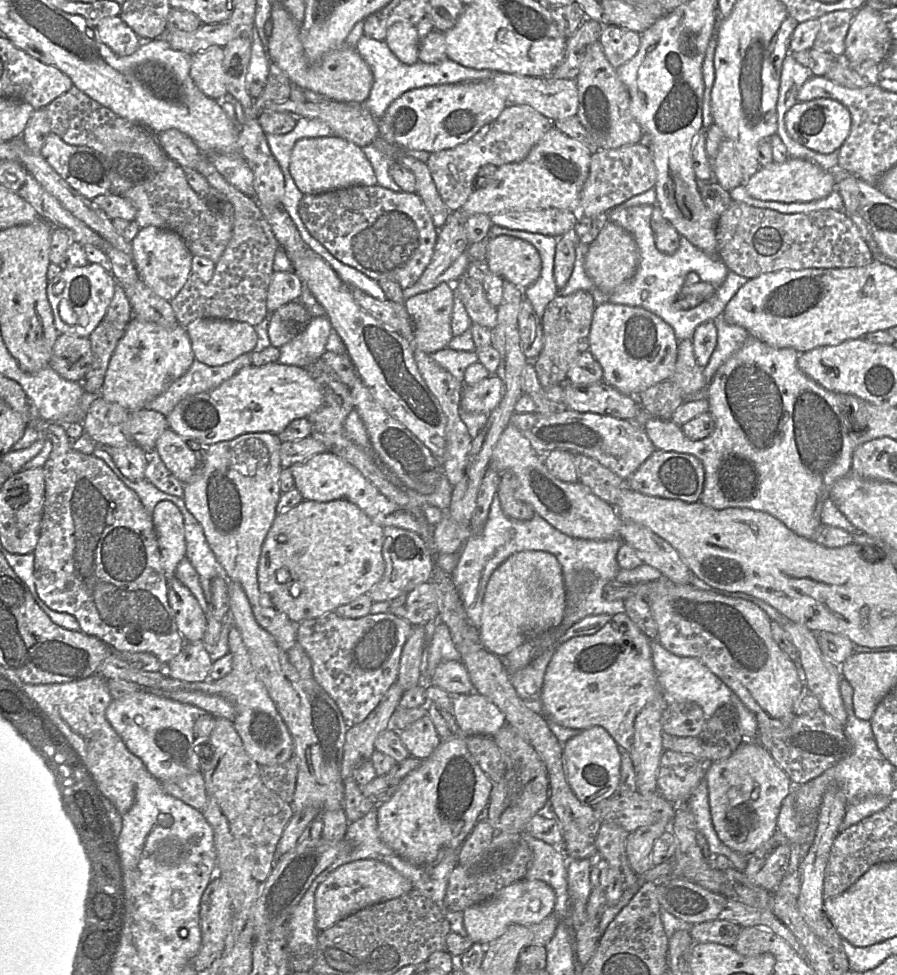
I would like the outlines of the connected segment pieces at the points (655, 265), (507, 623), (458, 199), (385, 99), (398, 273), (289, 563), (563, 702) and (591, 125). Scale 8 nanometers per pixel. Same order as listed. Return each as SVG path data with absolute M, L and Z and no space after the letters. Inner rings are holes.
M640 205L628 208L616 206L607 212L608 222L612 222L626 230L633 237L637 245L639 255L638 266L631 279L610 293L597 288L586 274L584 266L589 245L575 239L576 257L574 269L567 284L558 290L557 295L567 296L571 288L575 287L575 284L578 282L577 287L582 287L584 291L590 292L593 298L602 304L613 303L641 307L659 316L673 328L678 341L692 339L695 329L700 324L712 320L717 330L717 344L708 364L703 368L703 375L706 384L708 384L717 369L744 344L749 336L746 329L727 323L722 315L728 301L748 279L729 271L718 255L707 255L691 244L684 236L680 236L679 247L674 254L666 255L661 253L655 245L655 234L650 224L653 208L654 206L652 205ZM690 272L697 273L700 281L708 282L717 287L717 289L711 297L705 299L696 307L688 310L678 310L674 308L673 304L681 289L685 286L686 276Z
M543 551L512 554L494 570L487 583L478 628L480 643L503 657L527 640L560 626L565 611L564 574L557 558Z
M507 106L496 120L482 128L465 143L451 149L432 153L428 158L426 165L447 209L450 212L454 212L458 211L464 205L474 190L473 182L482 166L491 164L498 167L504 164L517 163L524 160L531 149L552 127L553 124L547 117L540 114L530 106Z
M364 35L358 40L356 50L368 64L373 74L373 85L363 105L376 119L380 119L389 105L407 91L427 86L481 81L490 79L499 73L487 69L468 68L449 59L439 64L429 64L418 60L413 65L407 65L391 52L385 41L377 41Z
M379 185L352 186L304 195L299 203L298 213L310 235L340 262L362 272L377 283L396 282L403 290L417 283L431 262L439 232L416 193L397 193Z
M303 500L289 510L277 513L263 542L258 564L259 590L272 605L299 625L302 621L334 612L369 590L383 577L383 528L347 500L318 502Z
M619 613L612 616L594 635L572 638L555 651L544 676L541 694L543 715L547 720L570 729L603 727L618 746L631 753L635 719L659 689L652 660L651 640L626 613Z
M600 41L592 43L576 76L578 111L576 117L591 134L600 150L638 144L643 131L630 112L630 96L616 69L606 59Z

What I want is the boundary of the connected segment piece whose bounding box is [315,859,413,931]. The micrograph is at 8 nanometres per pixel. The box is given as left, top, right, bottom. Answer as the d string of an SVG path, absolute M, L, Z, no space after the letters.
M361 859L343 864L331 872L316 889L316 927L323 931L354 912L400 897L412 889L410 880L381 861Z

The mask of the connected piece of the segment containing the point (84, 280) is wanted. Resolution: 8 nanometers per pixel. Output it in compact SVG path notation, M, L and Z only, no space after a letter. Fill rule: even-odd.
M89 263L83 267L68 267L54 279L48 281L47 297L52 307L54 315L55 327L60 334L70 334L77 337L90 337L91 333L103 321L106 316L107 310L115 294L116 279L112 273L107 272L100 264ZM60 283L64 283L64 292L60 295L54 293L54 287Z

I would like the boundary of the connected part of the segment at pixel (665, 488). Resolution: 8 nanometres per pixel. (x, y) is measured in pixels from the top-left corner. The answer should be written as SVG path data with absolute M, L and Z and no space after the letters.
M655 450L652 455L626 480L630 489L646 496L686 503L700 501L705 482L701 461L691 454Z

